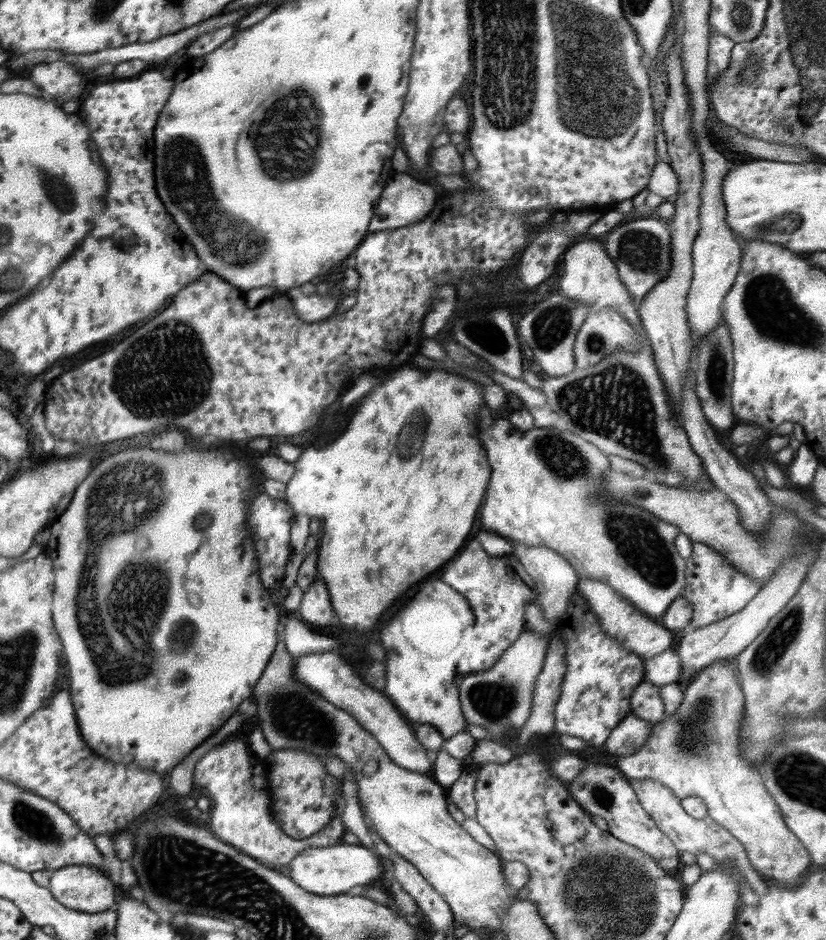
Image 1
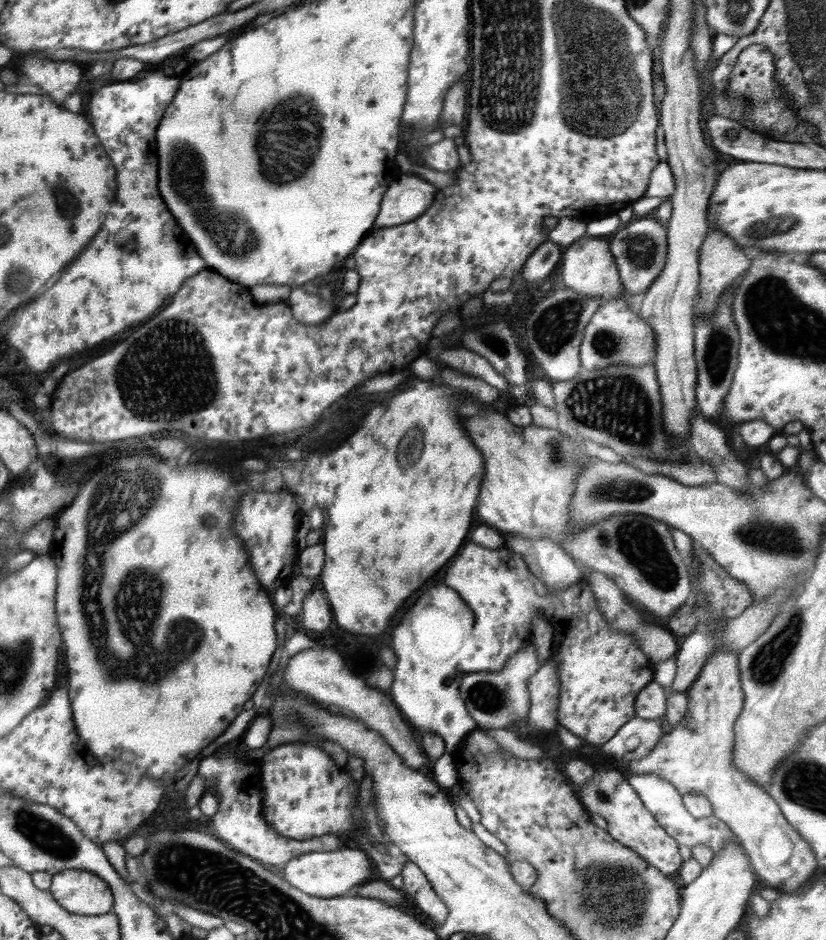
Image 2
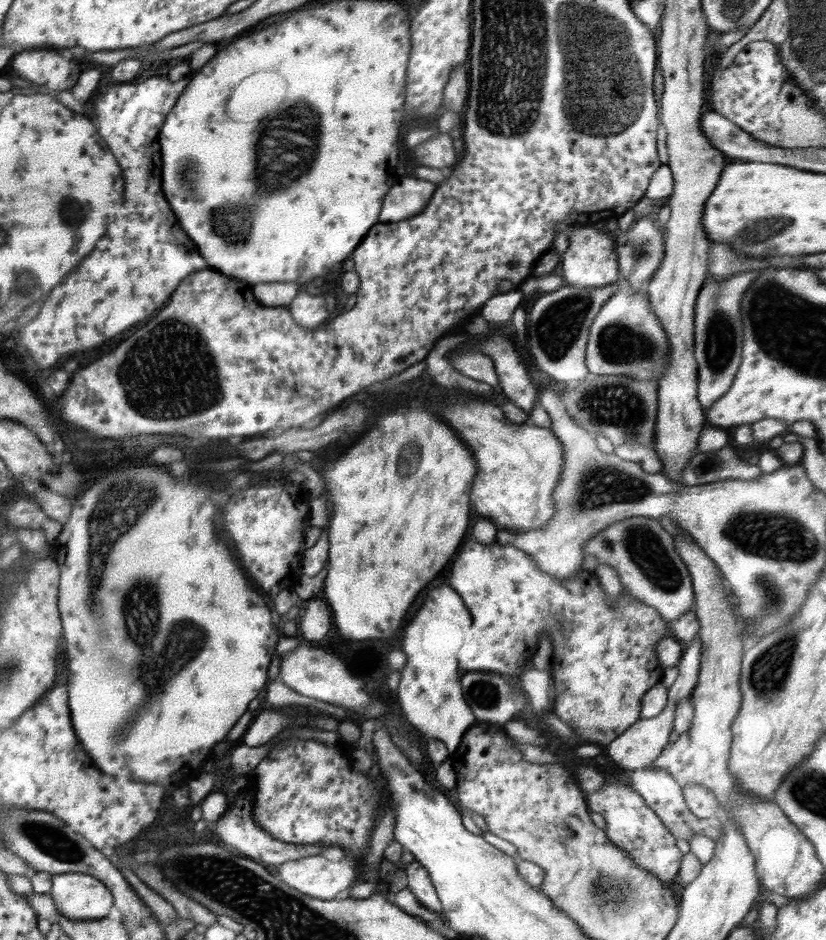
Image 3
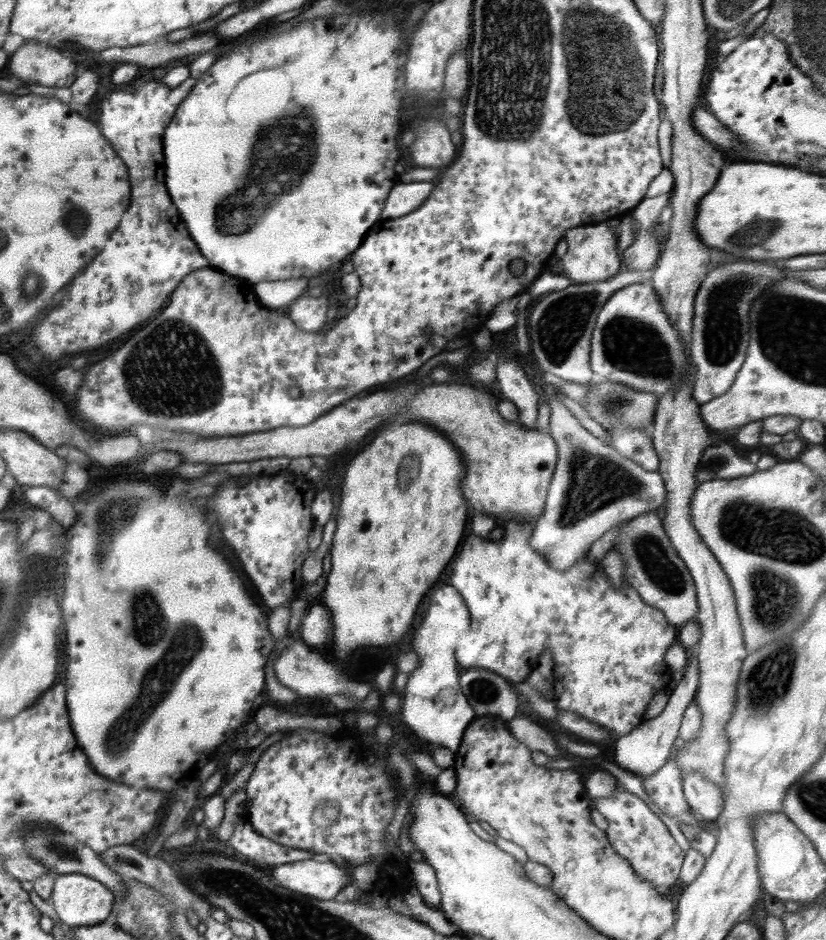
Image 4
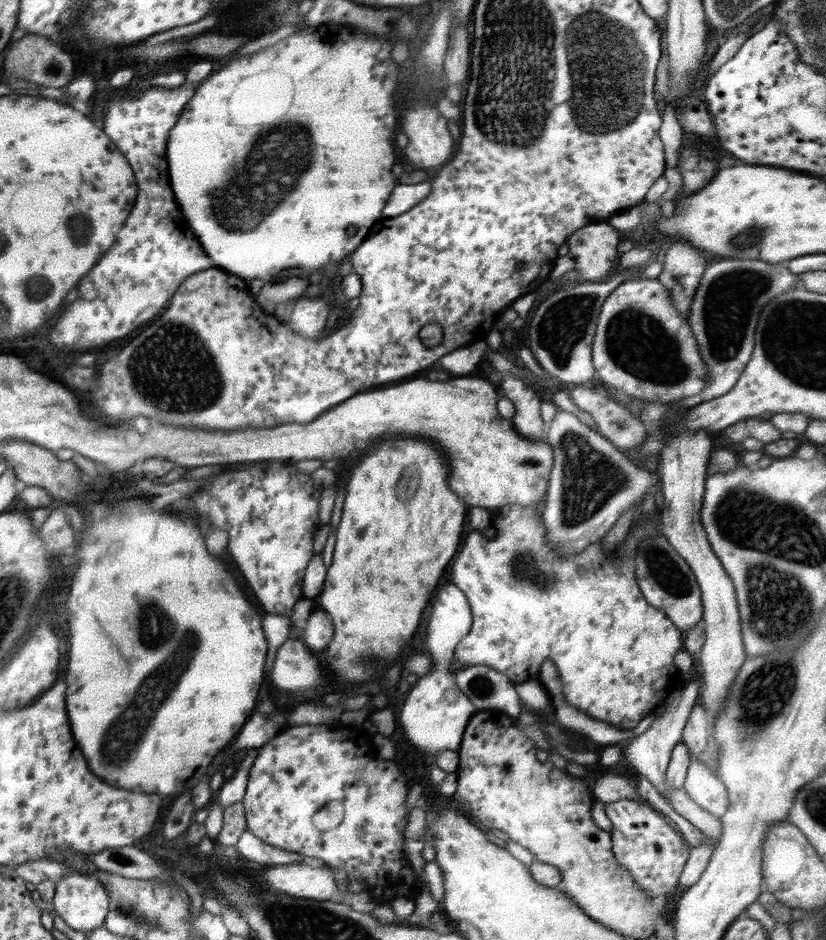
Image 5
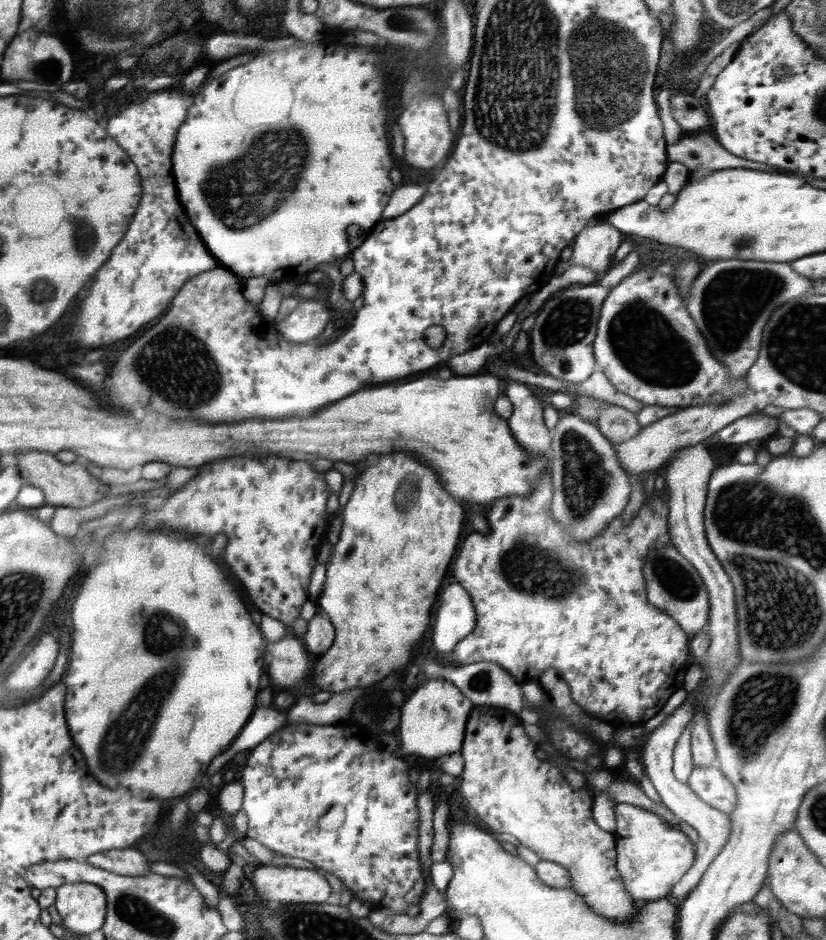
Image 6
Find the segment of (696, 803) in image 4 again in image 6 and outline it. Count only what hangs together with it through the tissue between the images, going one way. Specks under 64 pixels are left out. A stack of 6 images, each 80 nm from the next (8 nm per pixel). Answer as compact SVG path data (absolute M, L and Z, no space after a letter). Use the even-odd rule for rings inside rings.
M717 765L713 767L692 768L687 786L708 806L730 814L738 805L734 786L720 772Z

